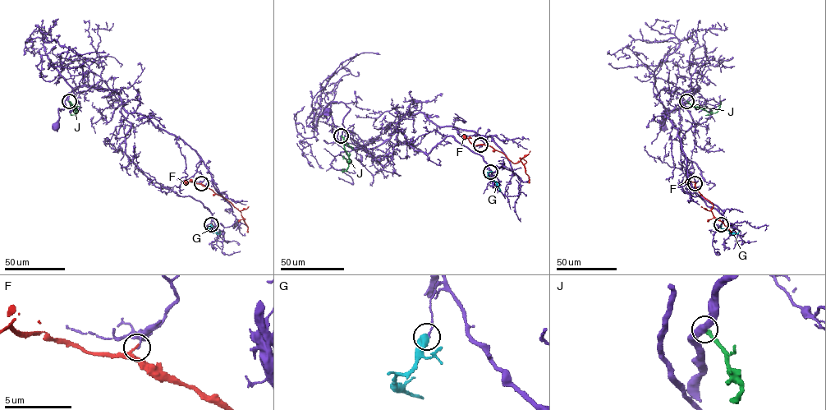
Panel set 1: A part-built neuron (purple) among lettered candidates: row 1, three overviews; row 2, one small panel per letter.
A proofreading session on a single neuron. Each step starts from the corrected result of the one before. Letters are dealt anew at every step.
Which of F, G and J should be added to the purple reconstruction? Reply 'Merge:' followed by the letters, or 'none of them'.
Merge: none of them

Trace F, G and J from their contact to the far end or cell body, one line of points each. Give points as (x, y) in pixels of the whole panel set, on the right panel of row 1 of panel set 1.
F: (695, 183), (697, 190), (713, 204), (713, 215), (731, 232)
G: (721, 224), (721, 228), (734, 233), (740, 230)
J: (686, 101), (695, 108), (713, 113), (718, 111), (720, 101)

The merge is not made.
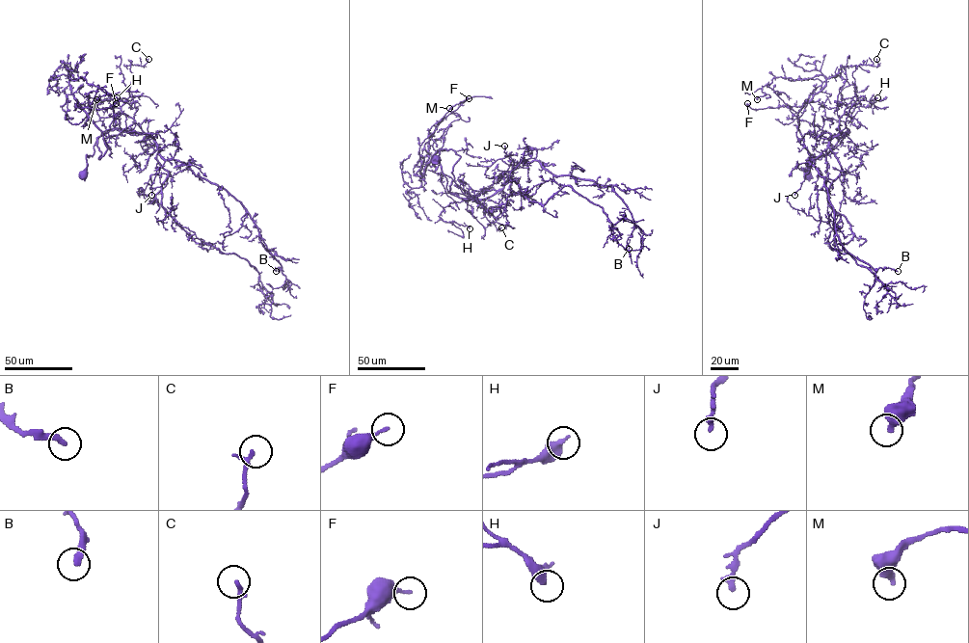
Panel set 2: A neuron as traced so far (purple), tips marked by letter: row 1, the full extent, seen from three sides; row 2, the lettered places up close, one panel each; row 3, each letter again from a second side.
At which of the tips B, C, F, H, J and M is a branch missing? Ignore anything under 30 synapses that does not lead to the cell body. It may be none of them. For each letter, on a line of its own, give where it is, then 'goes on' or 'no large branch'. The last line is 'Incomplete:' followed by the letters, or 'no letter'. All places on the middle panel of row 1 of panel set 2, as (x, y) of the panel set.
B: (629, 249) | no large branch
C: (501, 227) | no large branch
F: (469, 98) | no large branch
H: (470, 228) | no large branch
J: (504, 146) | no large branch
M: (449, 108) | no large branch
Incomplete: no letter

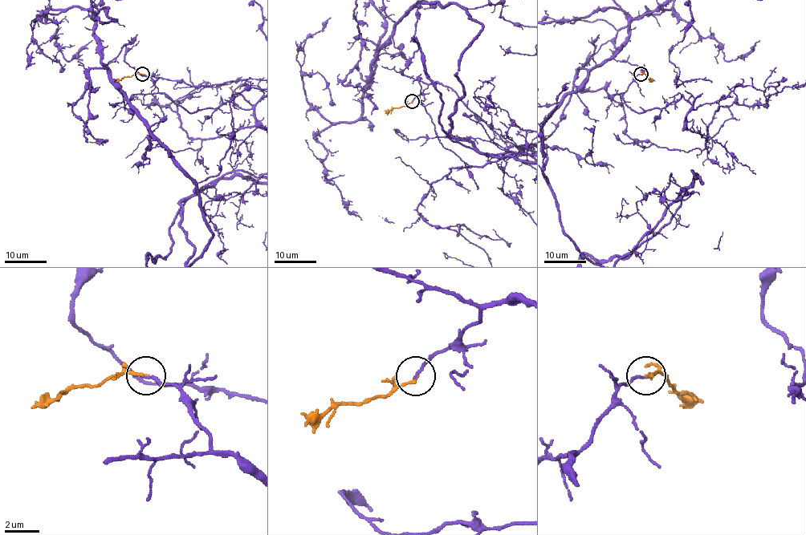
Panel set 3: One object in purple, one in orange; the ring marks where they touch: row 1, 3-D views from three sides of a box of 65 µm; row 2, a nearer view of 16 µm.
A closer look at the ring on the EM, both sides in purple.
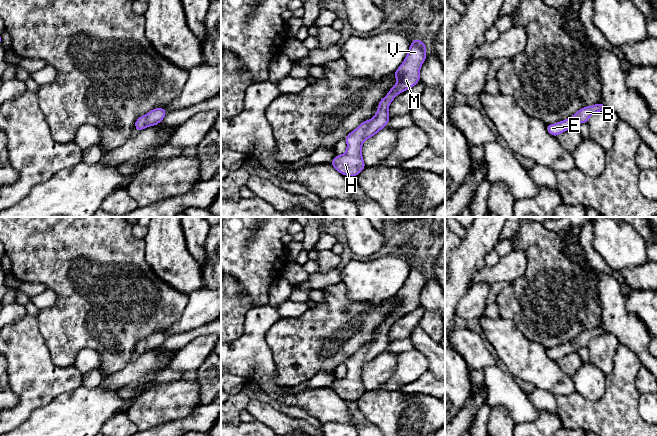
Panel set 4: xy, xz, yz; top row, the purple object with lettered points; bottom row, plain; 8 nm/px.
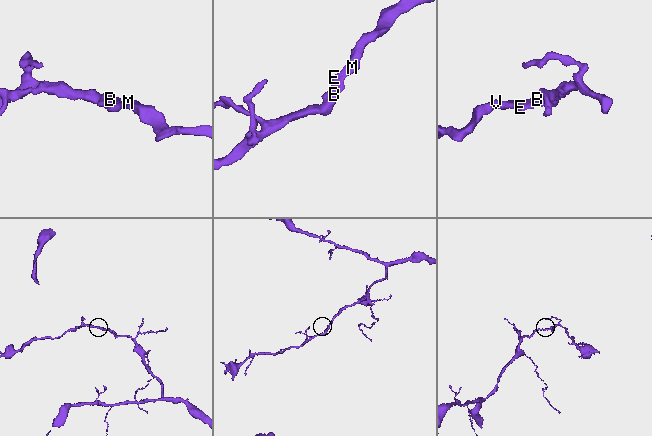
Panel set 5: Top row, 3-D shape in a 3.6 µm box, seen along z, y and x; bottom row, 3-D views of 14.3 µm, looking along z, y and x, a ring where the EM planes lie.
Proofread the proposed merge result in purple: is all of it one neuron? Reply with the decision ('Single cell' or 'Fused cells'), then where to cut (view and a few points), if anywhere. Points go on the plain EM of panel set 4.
Single cell. No split

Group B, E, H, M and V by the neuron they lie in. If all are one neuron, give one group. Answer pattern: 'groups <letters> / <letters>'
groups B E H M V

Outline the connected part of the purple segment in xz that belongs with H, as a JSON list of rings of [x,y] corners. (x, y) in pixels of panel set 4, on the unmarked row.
[[[416,262],[410,268],[407,280],[399,292],[393,297],[397,307],[388,318],[379,325],[378,335],[371,344],[365,344],[355,354],[345,361],[347,374],[342,379],[336,379],[331,389],[344,400],[356,401],[366,390],[362,382],[363,366],[373,361],[385,352],[390,341],[389,329],[400,317],[412,312],[420,305],[420,293],[427,282],[424,265]]]

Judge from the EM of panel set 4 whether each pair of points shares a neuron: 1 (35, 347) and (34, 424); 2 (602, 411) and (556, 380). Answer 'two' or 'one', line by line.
1: two
2: two

